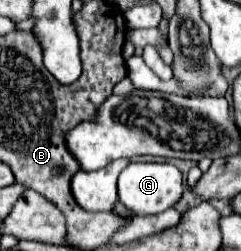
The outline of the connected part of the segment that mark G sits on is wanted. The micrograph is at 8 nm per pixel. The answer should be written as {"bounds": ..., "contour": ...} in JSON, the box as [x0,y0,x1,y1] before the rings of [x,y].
{"bounds":[118,163,184,215],"contour":[[[130,163],[118,179],[120,203],[132,215],[156,215],[174,207],[184,191],[182,173],[170,163]]]}

